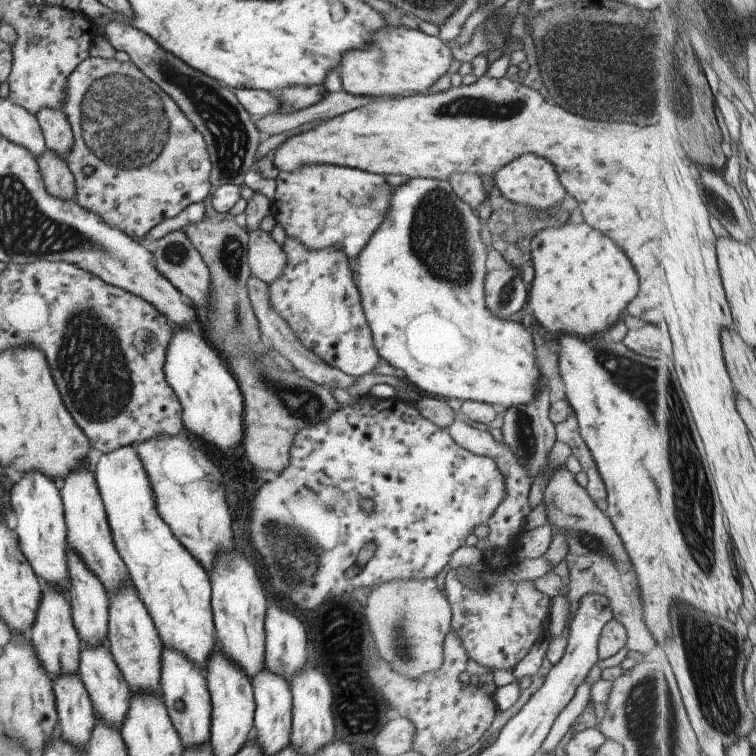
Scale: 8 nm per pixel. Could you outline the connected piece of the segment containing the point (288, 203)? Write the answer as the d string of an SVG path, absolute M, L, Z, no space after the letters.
M310 164L296 172L280 172L275 178L276 192L273 199L272 215L284 228L286 236L300 240L308 250L322 250L328 246L338 246L351 266L356 256L364 250L370 236L382 224L388 214L393 186L386 182L383 175L332 164Z

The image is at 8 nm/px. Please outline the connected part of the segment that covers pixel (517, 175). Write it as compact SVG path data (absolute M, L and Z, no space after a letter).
M522 154L522 156L511 160L496 172L494 179L495 187L500 190L506 200L522 206L548 210L565 201L564 194L566 194L566 190L560 184L554 166L548 160L544 160L540 156L534 156L534 154Z

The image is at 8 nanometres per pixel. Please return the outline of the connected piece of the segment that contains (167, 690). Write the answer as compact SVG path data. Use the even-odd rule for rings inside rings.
M164 646L162 650L161 698L166 705L172 724L180 736L183 750L204 746L211 740L210 723L212 702L209 695L205 671L200 670L192 660L182 656L178 650Z

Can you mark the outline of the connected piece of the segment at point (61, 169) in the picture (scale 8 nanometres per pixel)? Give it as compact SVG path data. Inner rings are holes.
M48 149L37 161L46 192L54 198L76 201L76 182L67 161Z

